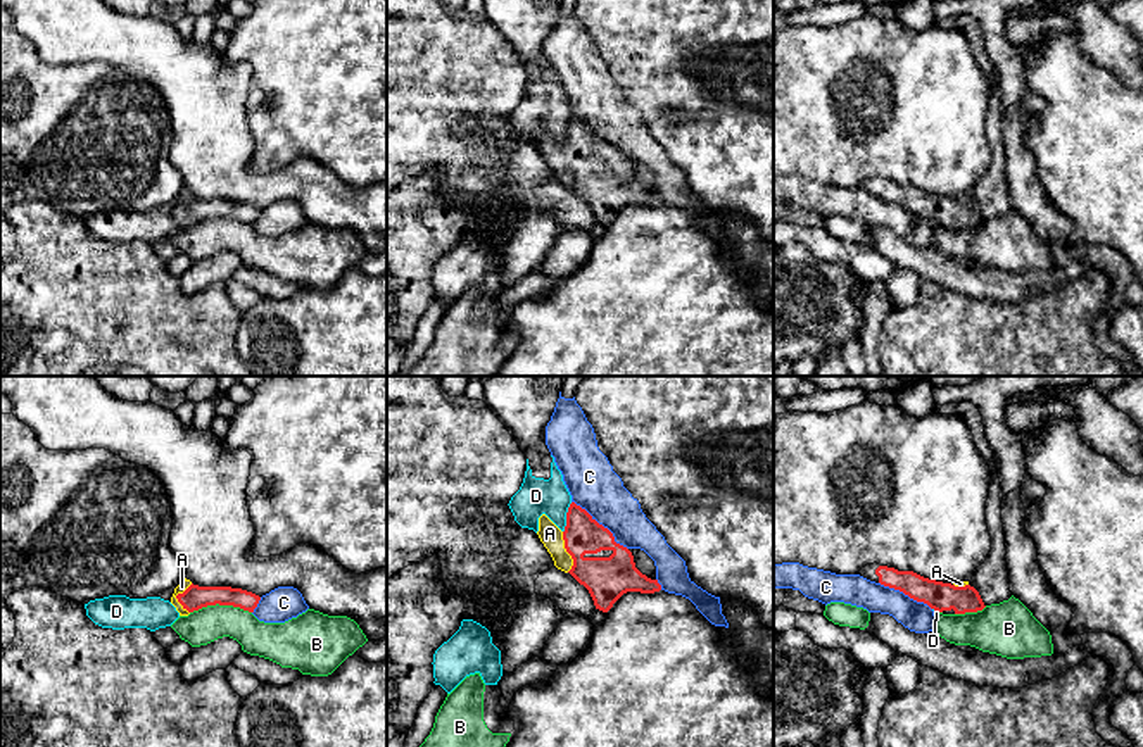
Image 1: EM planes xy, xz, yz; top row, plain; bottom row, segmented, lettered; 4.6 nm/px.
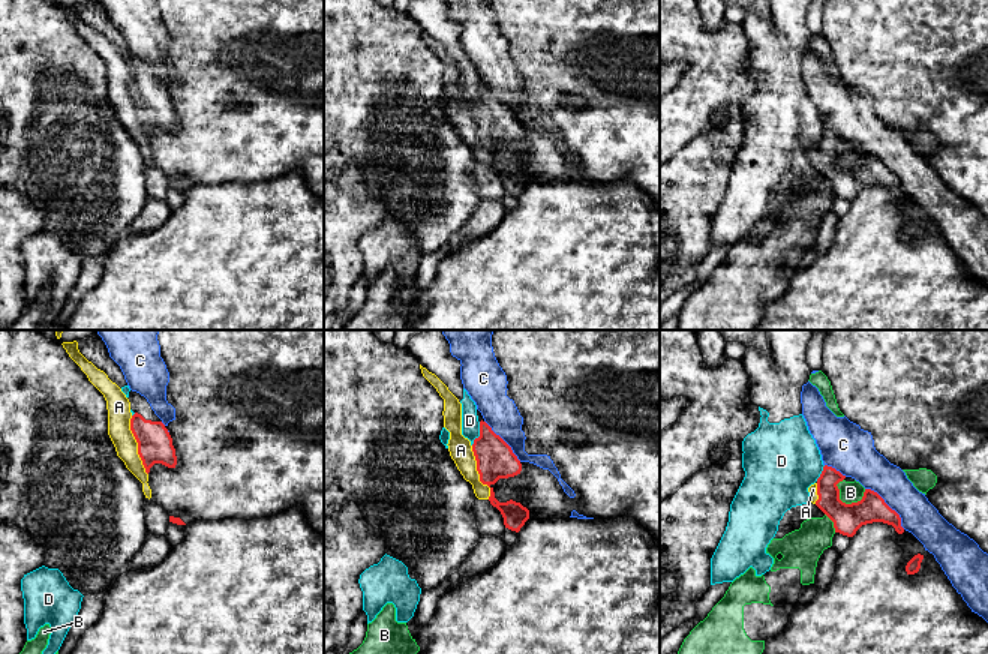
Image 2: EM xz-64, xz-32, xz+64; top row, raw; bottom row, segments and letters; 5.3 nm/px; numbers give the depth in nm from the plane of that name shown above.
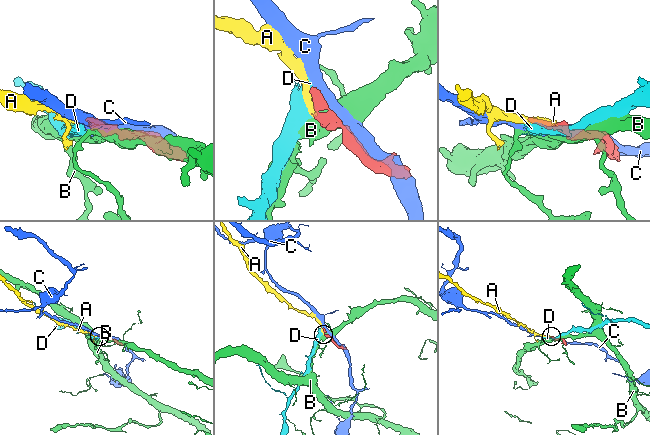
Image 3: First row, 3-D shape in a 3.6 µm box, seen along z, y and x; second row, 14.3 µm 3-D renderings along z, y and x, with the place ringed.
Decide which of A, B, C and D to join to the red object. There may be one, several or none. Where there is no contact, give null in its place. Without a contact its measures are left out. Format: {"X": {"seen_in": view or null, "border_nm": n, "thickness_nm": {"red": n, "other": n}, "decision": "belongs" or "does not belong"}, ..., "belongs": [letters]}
{"A": {"seen_in": "xz", "border_nm": 190, "thickness_nm": {"red": 200, "other": 100}, "decision": "belongs"}, "B": {"seen_in": "xy", "border_nm": 280, "thickness_nm": {"red": 120, "other": 160}, "decision": "does not belong"}, "C": {"seen_in": "xz", "border_nm": 340, "thickness_nm": {"red": 200, "other": 240}, "decision": "does not belong"}, "D": {"seen_in": "xz", "border_nm": 150, "thickness_nm": {"red": 180, "other": 170}, "decision": "does not belong"}, "belongs": ["A"]}

